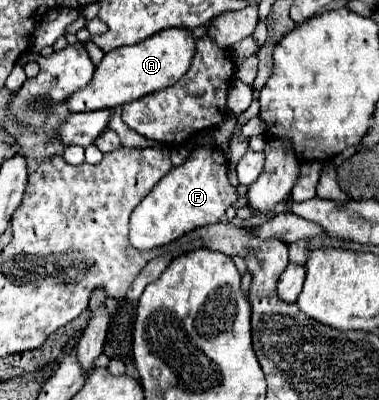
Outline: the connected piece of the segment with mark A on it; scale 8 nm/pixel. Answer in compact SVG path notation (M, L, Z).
M163 30L161 34L153 34L153 38L141 42L141 46L121 46L121 50L113 50L103 56L101 64L95 68L91 82L85 88L73 92L65 100L65 106L71 112L105 110L173 86L189 70L189 64L193 60L193 46L195 38L189 30Z

